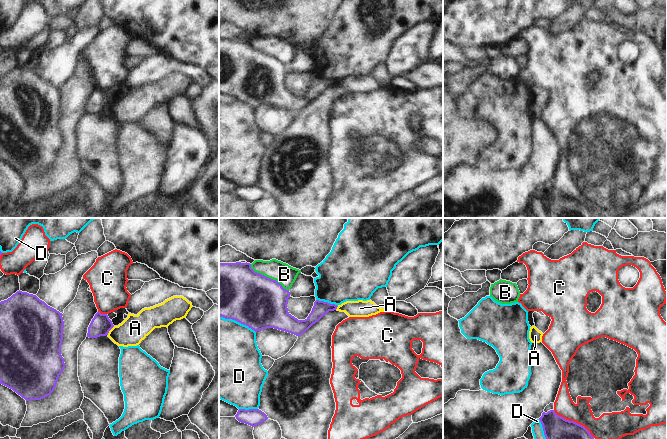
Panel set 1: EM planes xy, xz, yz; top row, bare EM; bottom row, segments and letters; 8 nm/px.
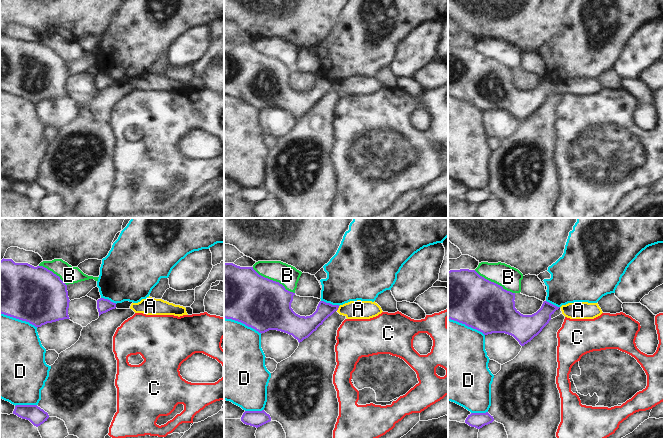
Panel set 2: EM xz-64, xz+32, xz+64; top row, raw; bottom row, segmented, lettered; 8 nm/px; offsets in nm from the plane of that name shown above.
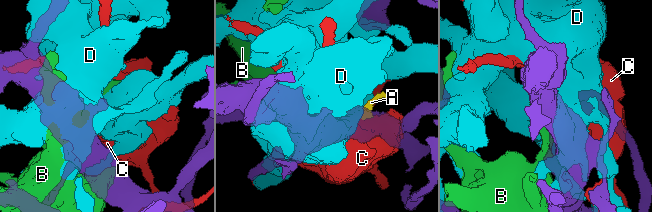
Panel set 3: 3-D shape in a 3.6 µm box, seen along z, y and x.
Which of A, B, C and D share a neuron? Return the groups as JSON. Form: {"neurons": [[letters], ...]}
{"neurons": [["A"], ["B"], ["C"], ["D"]]}

